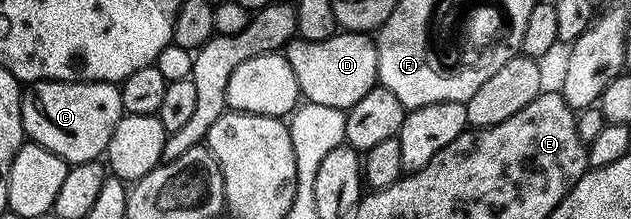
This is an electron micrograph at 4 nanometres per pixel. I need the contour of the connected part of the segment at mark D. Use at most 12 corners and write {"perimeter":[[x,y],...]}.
{"perimeter":[[294,37],[284,55],[307,103],[347,111],[377,83],[375,39]]}

